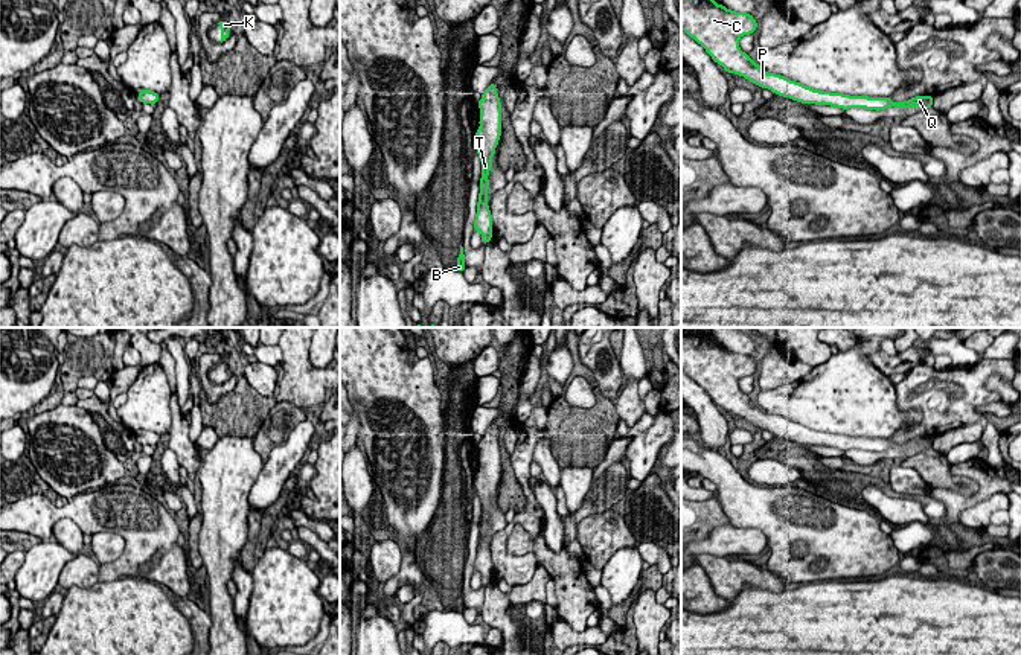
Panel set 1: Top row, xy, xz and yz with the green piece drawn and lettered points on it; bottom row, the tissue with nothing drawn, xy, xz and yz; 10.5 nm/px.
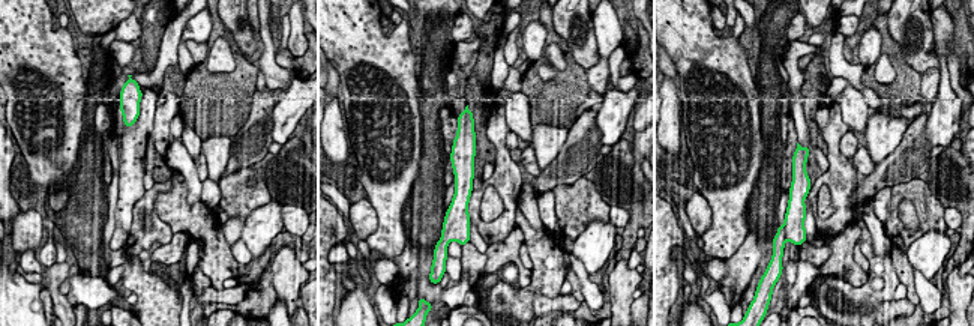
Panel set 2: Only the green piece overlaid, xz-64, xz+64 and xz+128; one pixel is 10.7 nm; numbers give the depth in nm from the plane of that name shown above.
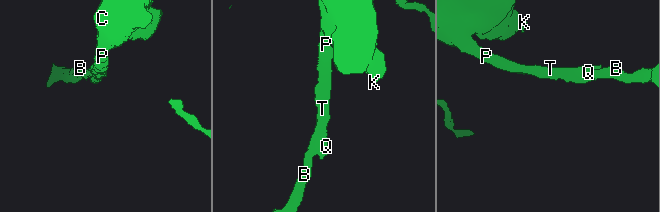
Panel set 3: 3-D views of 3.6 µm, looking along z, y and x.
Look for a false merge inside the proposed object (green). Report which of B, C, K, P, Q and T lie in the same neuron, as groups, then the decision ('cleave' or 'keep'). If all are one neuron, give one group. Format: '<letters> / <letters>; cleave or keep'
B C K P Q T; keep

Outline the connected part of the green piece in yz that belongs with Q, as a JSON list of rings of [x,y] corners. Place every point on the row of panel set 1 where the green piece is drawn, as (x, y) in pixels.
[[[681,0],[681,29],[693,38],[698,44],[701,44],[706,52],[712,56],[712,59],[722,66],[725,73],[735,73],[738,76],[744,76],[754,85],[760,88],[768,88],[777,96],[789,97],[800,104],[815,104],[815,105],[831,105],[841,110],[849,108],[866,108],[866,110],[887,110],[890,107],[895,108],[910,108],[917,105],[920,111],[933,108],[934,96],[914,96],[904,102],[893,102],[888,96],[885,97],[869,97],[869,96],[850,96],[843,93],[831,93],[820,91],[811,87],[806,87],[800,82],[791,81],[782,75],[768,73],[760,69],[757,62],[754,62],[748,53],[742,52],[739,47],[739,38],[744,35],[751,35],[757,30],[757,21],[748,12],[736,12],[727,9],[724,5],[718,5],[715,0]]]

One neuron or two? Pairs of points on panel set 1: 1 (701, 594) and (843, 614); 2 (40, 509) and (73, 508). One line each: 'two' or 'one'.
1: two
2: one

